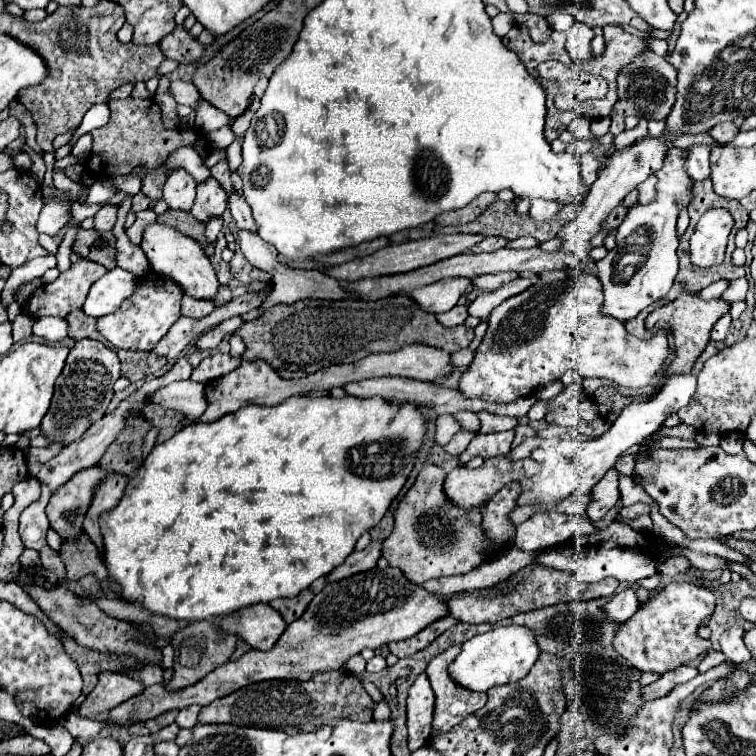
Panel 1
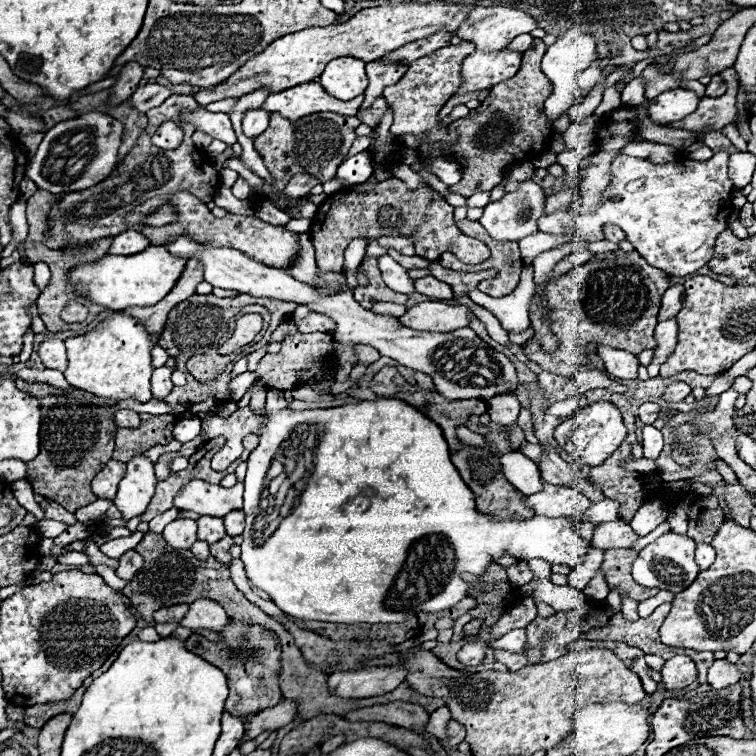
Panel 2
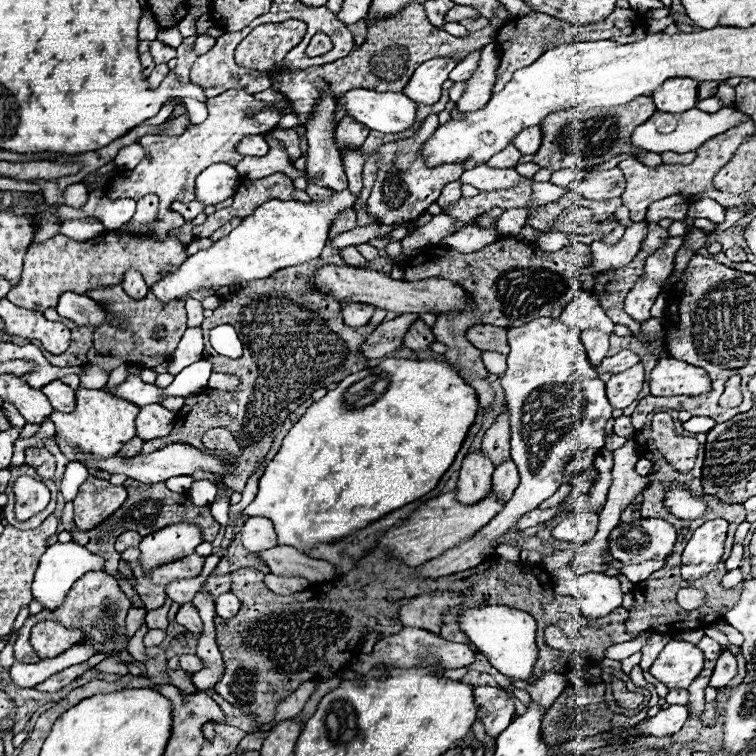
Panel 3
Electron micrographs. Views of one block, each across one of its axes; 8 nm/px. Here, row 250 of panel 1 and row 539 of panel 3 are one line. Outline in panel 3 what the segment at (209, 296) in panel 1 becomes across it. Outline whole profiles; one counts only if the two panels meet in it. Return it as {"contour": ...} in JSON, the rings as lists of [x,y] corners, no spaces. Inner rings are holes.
{"contour":[[[190,522],[170,524],[168,528],[162,528],[152,536],[144,536],[144,540],[138,546],[142,552],[140,564],[148,572],[156,564],[168,564],[188,556],[202,542],[204,538],[196,524]]]}

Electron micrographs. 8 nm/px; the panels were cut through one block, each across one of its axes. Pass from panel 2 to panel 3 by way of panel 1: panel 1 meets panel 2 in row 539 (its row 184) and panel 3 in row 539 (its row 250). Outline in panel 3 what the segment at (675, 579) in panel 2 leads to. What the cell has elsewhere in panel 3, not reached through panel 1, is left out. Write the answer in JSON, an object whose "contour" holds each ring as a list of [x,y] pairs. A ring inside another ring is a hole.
{"contour":[[[660,518],[618,524],[610,532],[610,556],[622,564],[666,560],[676,544],[676,530]]]}

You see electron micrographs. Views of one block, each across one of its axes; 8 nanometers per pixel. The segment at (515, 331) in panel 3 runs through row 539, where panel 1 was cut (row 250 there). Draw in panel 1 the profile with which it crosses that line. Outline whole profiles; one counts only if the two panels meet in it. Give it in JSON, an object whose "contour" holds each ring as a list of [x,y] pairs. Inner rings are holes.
{"contour":[[[486,236],[484,238],[484,242],[480,242],[480,244],[476,244],[470,252],[494,252],[494,250],[500,250],[500,248],[504,248],[504,246],[508,246],[508,242],[510,240],[506,240],[506,238],[498,238],[498,236]]]}

